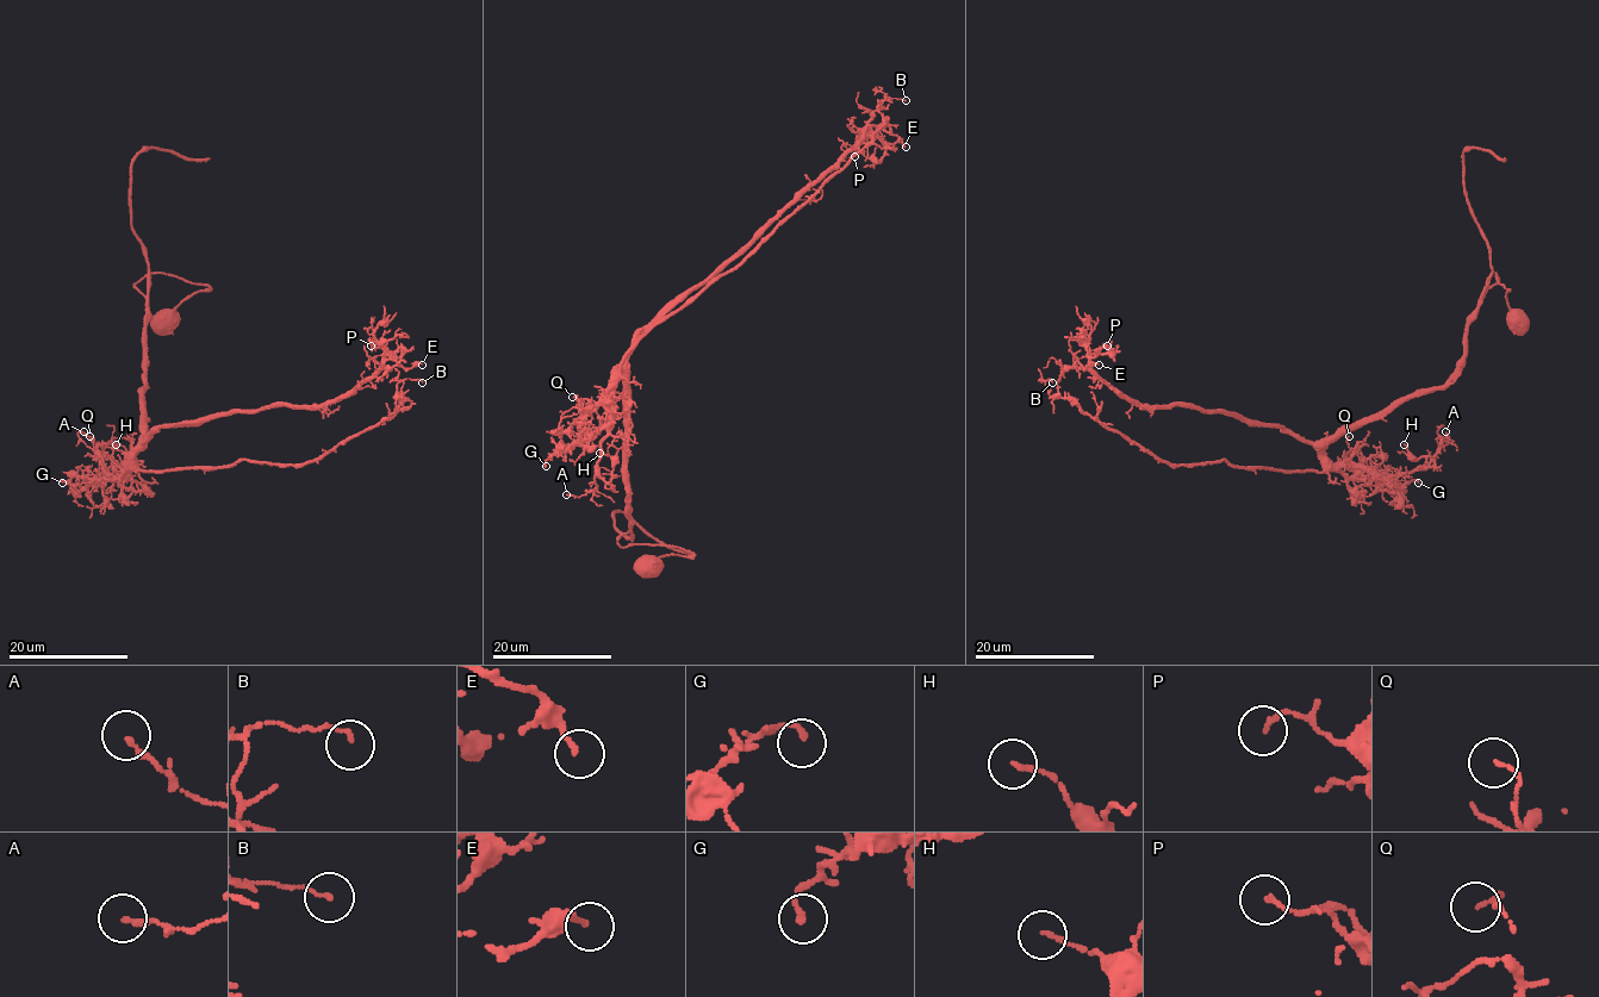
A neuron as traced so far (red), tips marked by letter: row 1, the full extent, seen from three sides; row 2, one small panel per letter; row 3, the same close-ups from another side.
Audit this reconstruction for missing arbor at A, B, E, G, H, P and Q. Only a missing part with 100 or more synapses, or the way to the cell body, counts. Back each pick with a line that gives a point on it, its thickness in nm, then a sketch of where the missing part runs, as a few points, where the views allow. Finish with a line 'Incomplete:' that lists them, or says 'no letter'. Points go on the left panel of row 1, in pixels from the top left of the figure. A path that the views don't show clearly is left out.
Incomplete: no letter

